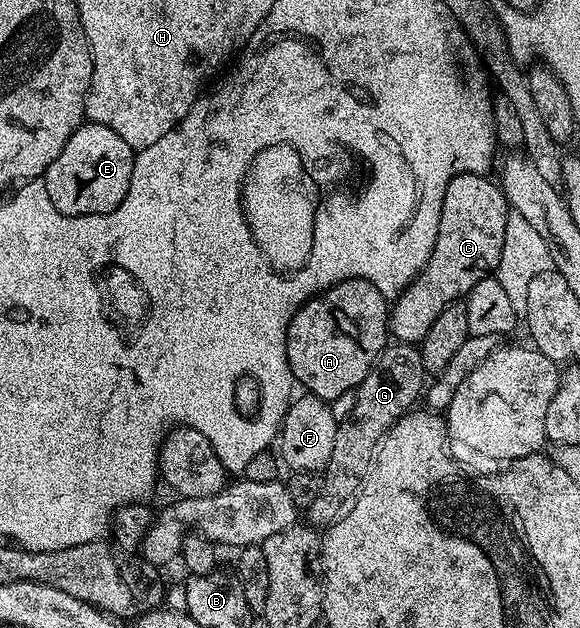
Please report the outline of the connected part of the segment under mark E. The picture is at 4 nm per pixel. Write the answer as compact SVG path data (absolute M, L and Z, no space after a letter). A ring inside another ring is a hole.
M85 121L66 140L66 148L58 152L58 160L50 164L50 168L42 176L42 181L54 208L58 212L70 216L86 216L87 214L108 214L122 204L128 195L130 180L132 179L132 165L136 154L111 128L106 124ZM66 164L78 164L76 172L68 172ZM80 184L80 188L78 188Z

